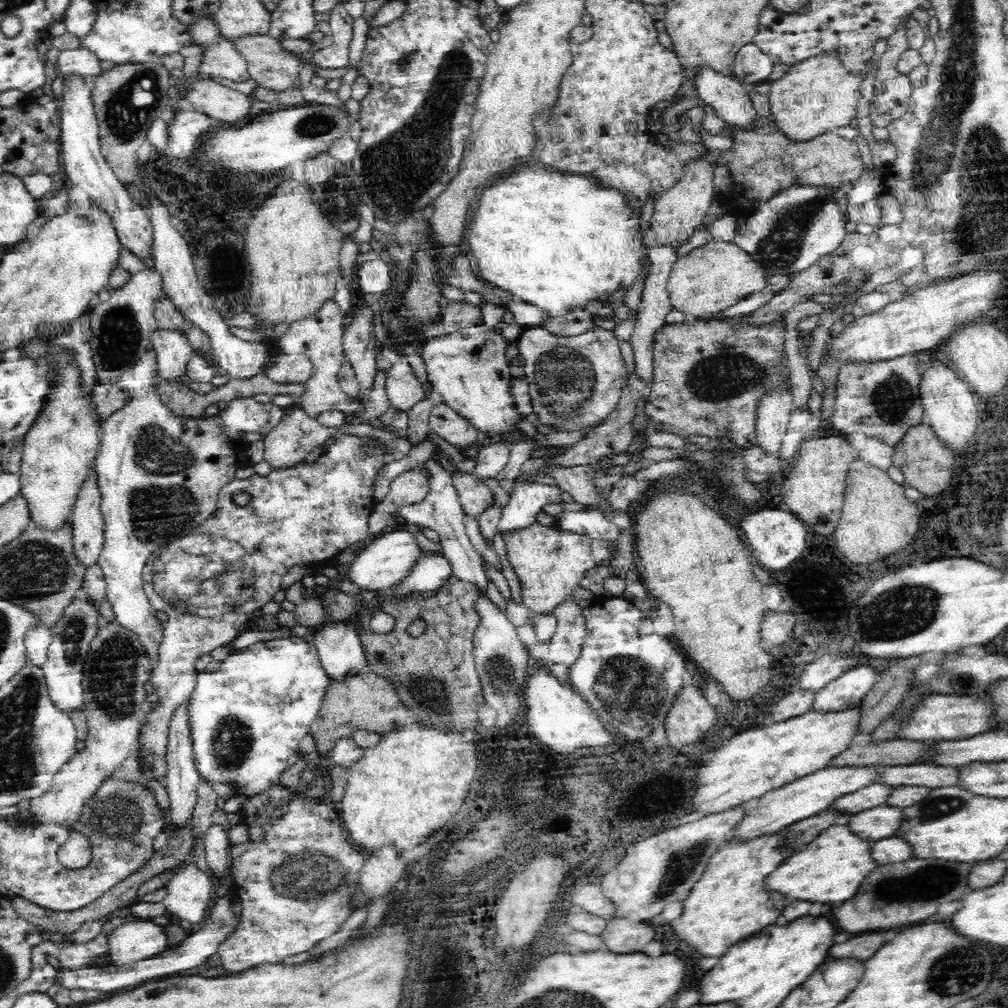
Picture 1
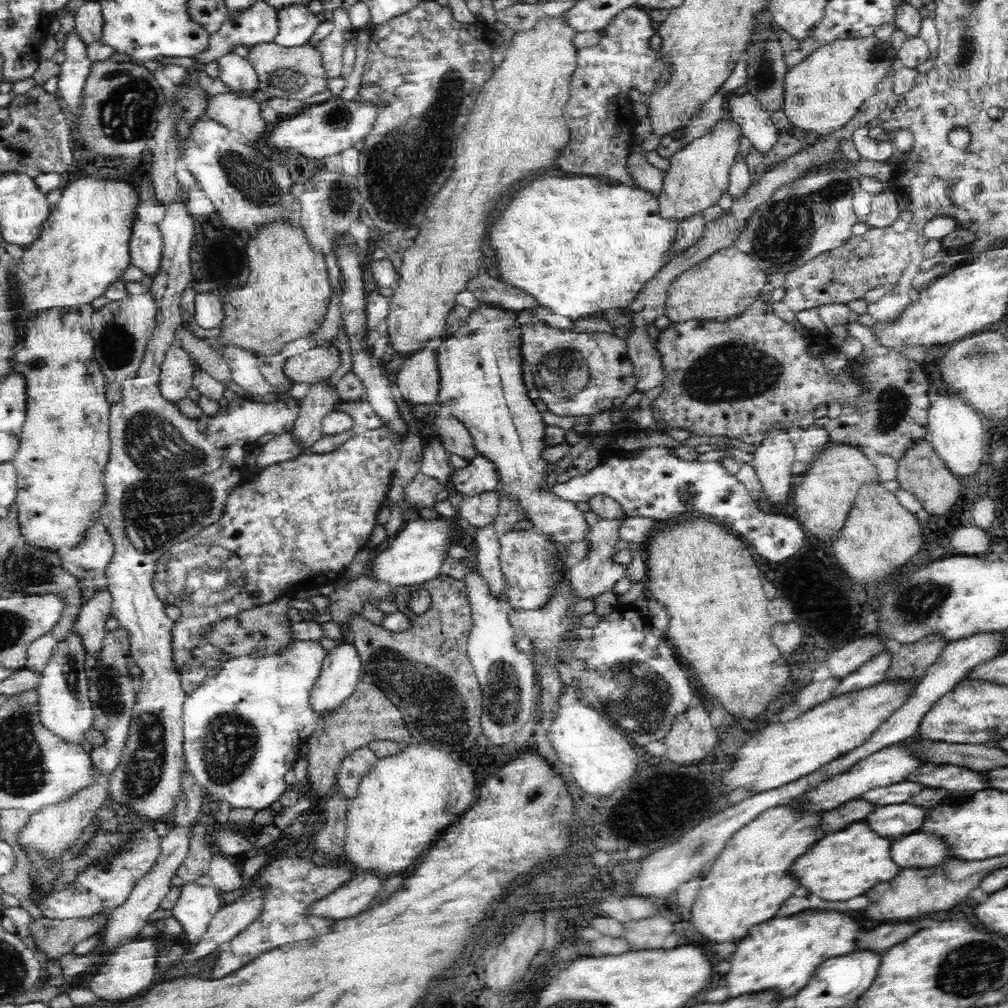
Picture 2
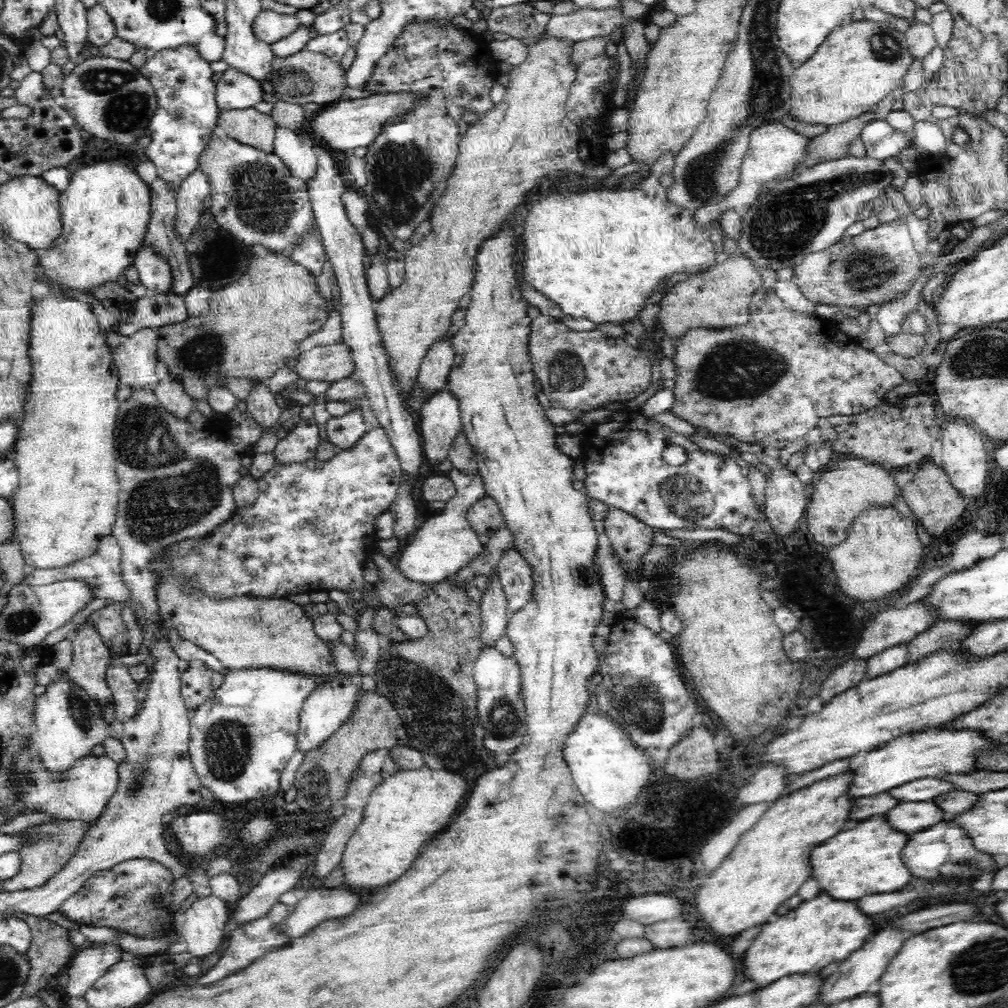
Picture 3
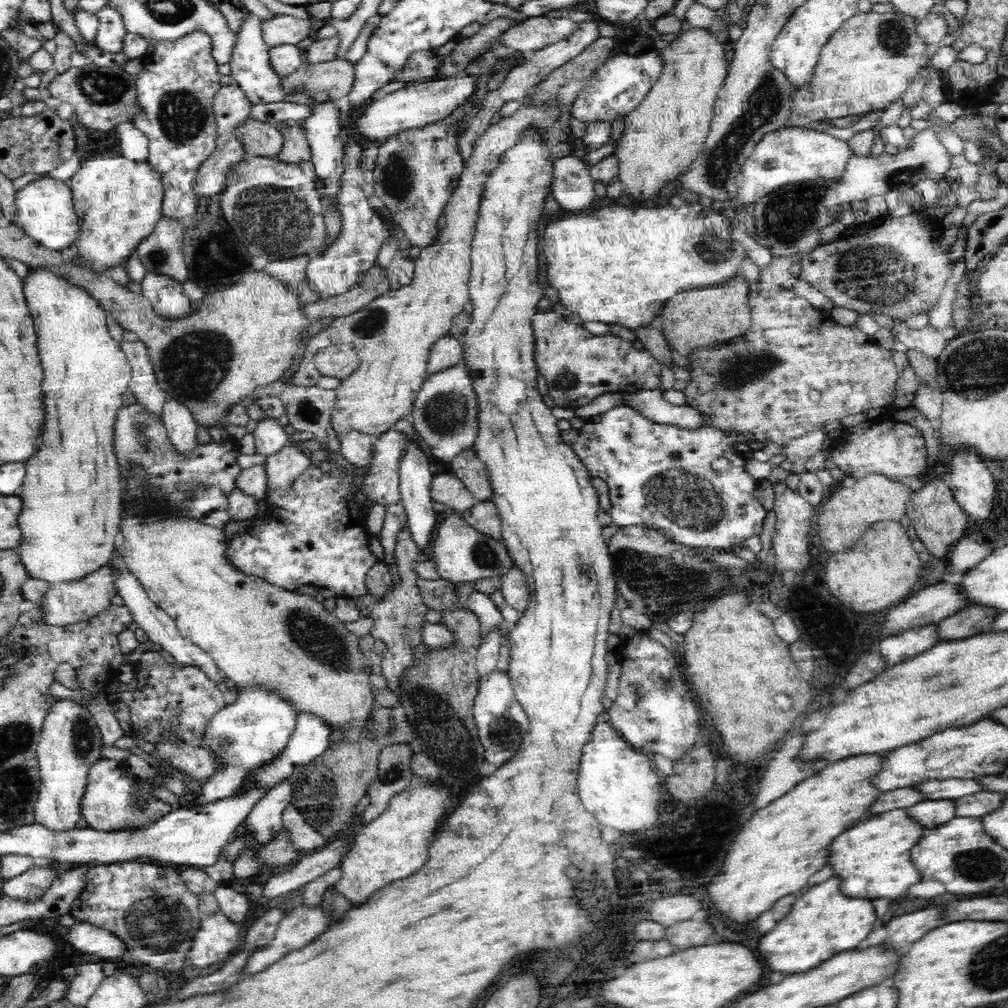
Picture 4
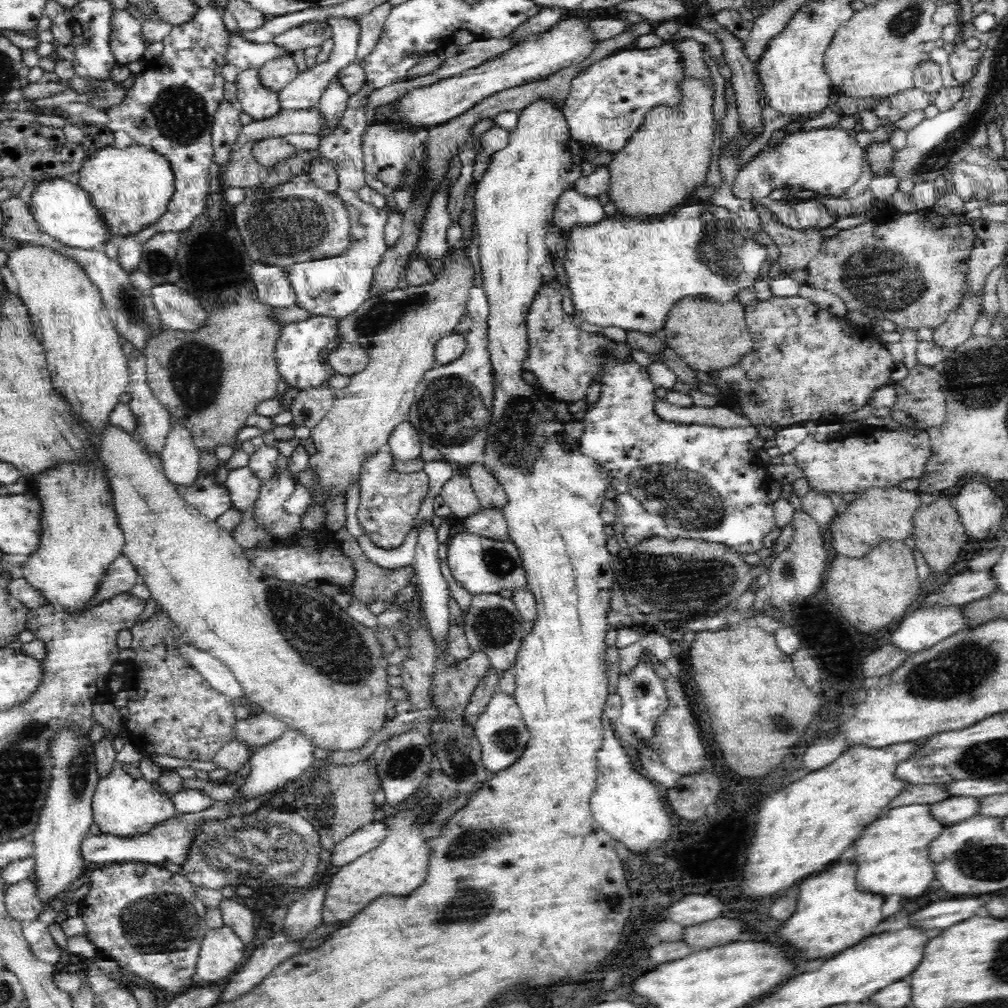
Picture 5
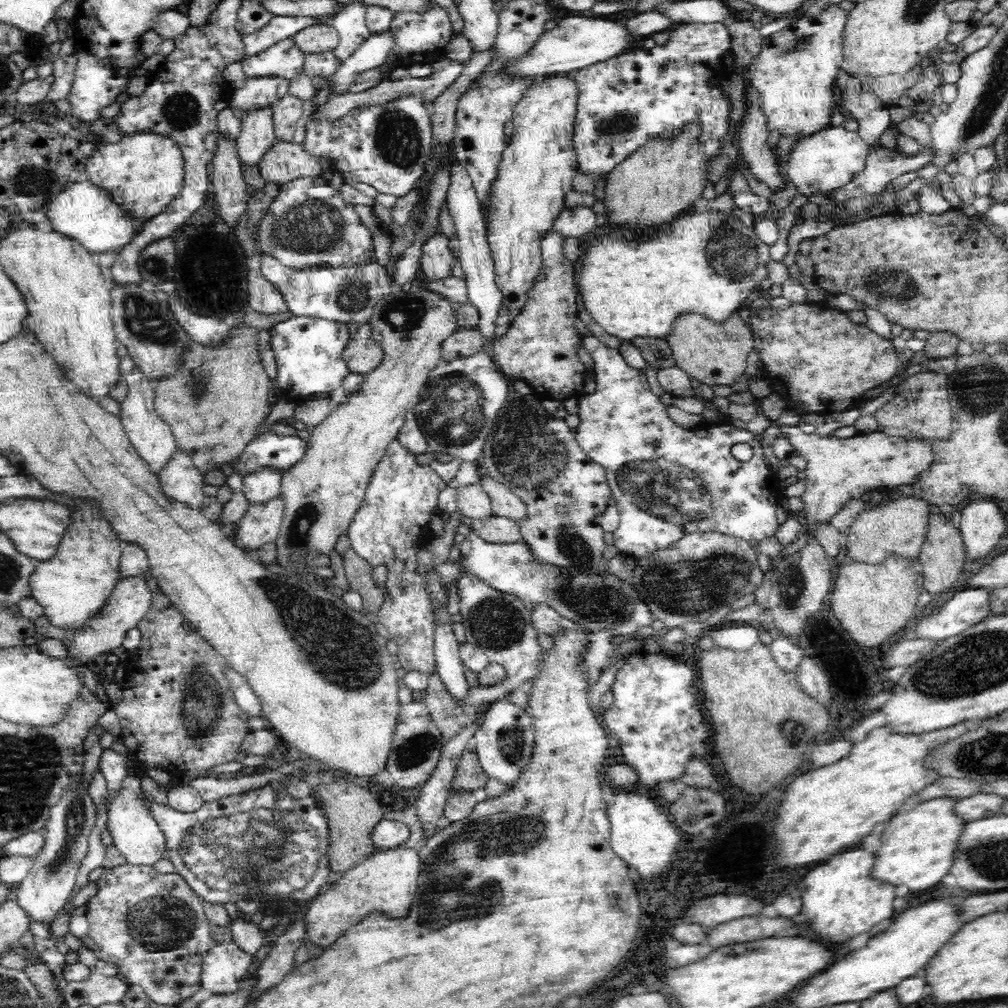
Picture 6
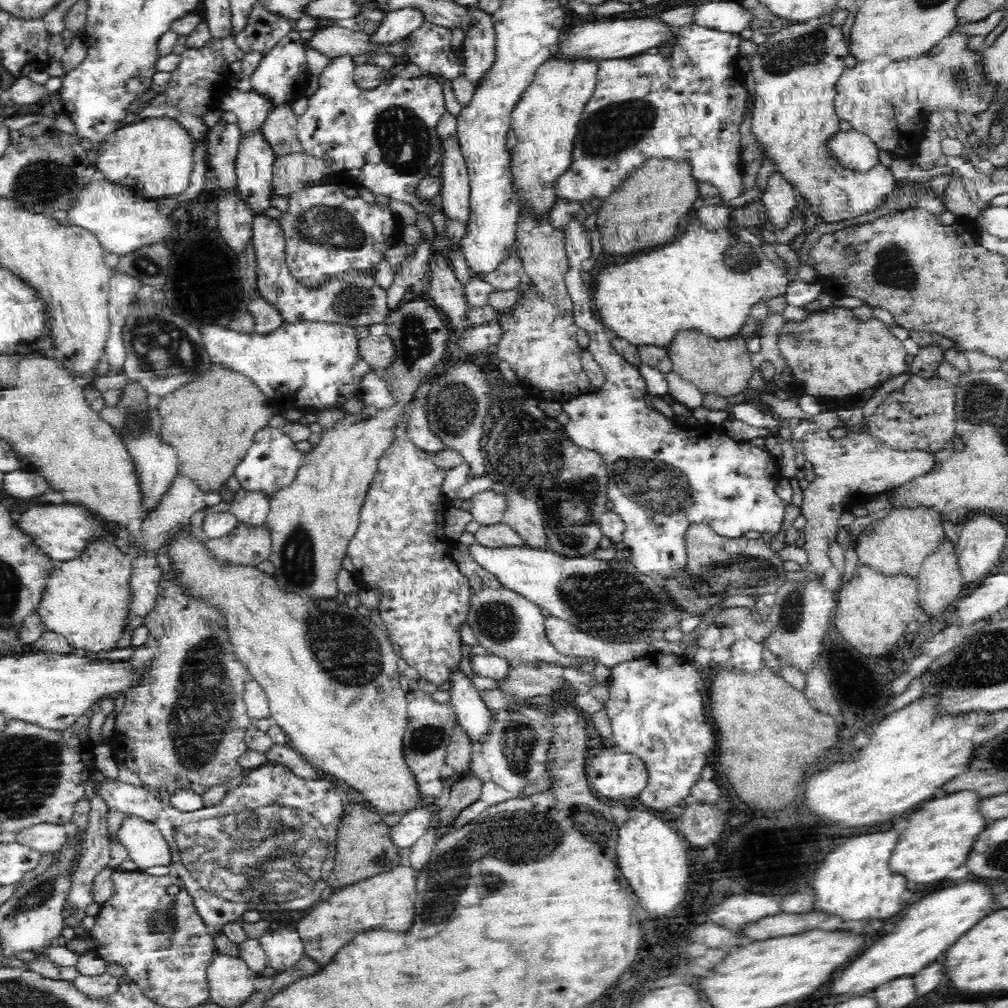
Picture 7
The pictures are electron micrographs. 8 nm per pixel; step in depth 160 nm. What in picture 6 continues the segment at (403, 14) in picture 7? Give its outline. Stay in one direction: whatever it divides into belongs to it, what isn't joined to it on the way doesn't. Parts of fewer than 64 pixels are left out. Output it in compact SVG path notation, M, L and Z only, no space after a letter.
M389 27L379 33L371 34L330 76L332 77L330 91L334 93L334 97L349 91L354 75L383 64L394 45L394 30Z

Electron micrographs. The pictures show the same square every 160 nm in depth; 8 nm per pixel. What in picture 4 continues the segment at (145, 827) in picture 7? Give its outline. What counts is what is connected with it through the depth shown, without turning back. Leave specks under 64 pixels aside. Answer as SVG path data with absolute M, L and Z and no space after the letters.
M104 758L96 761L88 770L88 784L80 800L80 818L84 818L90 828L108 832L128 828L129 825L147 826L175 809L161 799L148 799L142 810L136 810L129 798L129 789L136 778L128 774L126 762Z

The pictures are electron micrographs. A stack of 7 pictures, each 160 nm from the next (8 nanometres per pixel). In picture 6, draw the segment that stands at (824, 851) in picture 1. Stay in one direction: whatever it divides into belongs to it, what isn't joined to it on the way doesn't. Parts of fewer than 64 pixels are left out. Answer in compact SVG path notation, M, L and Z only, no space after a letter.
M936 798L918 804L910 812L892 816L882 834L884 842L878 850L872 876L894 886L906 884L912 892L936 886L952 868L952 852L956 850L956 840L966 824L956 812L952 812L952 804L956 804L954 798Z

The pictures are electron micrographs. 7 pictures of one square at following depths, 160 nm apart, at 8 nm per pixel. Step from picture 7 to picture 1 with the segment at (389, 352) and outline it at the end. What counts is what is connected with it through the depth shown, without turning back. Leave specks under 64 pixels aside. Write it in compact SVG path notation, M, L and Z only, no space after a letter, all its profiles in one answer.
M282 353L268 368L263 370L264 374L272 381L286 384L304 384L312 371L312 361L304 353Z

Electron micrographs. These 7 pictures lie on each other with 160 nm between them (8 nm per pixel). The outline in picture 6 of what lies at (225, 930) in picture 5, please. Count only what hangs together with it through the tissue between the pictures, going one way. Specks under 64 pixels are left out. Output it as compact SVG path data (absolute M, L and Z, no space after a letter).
M233 940L217 941L203 958L201 987L212 994L230 994L243 984L252 966L252 956Z

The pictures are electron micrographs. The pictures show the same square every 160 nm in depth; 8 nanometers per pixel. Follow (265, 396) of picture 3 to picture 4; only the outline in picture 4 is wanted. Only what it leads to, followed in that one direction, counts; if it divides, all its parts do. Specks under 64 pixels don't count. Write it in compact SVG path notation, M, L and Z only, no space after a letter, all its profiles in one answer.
M265 415L260 422L253 422L250 432L255 437L256 453L270 456L280 452L289 441L289 434L278 423L278 419Z

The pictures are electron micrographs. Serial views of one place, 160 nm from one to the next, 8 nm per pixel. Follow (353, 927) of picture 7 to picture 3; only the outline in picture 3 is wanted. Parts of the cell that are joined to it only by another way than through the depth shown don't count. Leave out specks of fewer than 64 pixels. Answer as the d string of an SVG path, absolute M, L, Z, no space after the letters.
M416 768L416 769L399 769L393 776L386 777L376 784L376 788L372 790L372 794L368 798L366 806L364 806L364 811L362 815L364 818L360 820L360 824L356 826L356 832L353 832L352 836L349 837L348 844L344 850L344 856L342 856L341 867L343 870L343 884L346 884L350 890L362 890L364 892L369 892L370 890L377 889L381 886L386 886L394 880L400 878L405 872L408 872L409 868L412 868L412 863L419 857L419 854L425 848L425 845L433 840L433 838L442 831L454 820L454 814L458 812L458 808L462 806L462 798L466 794L466 782L462 776L454 774L454 772L448 772L448 770L432 770L432 768Z

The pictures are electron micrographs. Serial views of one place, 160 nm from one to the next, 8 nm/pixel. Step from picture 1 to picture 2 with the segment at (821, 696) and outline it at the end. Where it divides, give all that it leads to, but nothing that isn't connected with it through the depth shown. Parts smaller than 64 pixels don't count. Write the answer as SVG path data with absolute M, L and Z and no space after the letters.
M882 651L880 654L873 656L864 665L848 673L840 684L834 688L832 696L846 695L852 691L859 691L884 681L884 676L890 668L892 653Z

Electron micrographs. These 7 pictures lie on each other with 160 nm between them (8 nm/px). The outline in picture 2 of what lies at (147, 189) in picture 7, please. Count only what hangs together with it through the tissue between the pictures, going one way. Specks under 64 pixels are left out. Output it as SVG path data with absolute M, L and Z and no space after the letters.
M82 176L63 189L62 200L44 222L40 236L32 244L26 244L22 258L16 260L16 284L20 308L24 312L32 316L49 308L76 310L103 296L112 283L121 279L124 269L131 263L128 240L132 237L136 208L140 206L134 188L128 182Z

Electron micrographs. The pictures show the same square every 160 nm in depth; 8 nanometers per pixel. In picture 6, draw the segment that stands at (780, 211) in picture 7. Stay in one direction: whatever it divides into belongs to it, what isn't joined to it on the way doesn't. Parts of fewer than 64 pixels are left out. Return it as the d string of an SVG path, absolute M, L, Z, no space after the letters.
M753 84L748 97L751 107L747 112L744 110L743 125L739 130L741 152L750 172L775 195L782 190L787 180L780 173L777 158L766 143L770 133L767 129L767 116L760 108L758 91Z

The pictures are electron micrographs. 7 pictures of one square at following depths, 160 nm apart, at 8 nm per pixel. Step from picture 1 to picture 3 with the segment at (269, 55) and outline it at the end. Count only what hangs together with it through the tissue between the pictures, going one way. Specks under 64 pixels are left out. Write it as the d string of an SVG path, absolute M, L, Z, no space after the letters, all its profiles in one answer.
M304 49L293 53L292 56L274 56L272 58L272 68L269 69L266 80L262 82L263 100L272 102L272 104L276 104L278 101L301 105L316 102L323 106L344 98L346 86L346 71L342 69L341 64L334 62L324 54Z

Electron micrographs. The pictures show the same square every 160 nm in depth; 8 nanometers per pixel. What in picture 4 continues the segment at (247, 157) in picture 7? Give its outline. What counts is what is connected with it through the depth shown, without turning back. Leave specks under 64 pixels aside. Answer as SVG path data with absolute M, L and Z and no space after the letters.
M248 12L248 16L244 16L244 22L240 24L240 30L236 33L236 46L232 50L232 58L229 62L231 75L236 80L236 84L253 105L280 102L285 97L284 89L280 84L280 76L272 68L269 57L271 47L264 42L261 26L262 21L257 15Z

